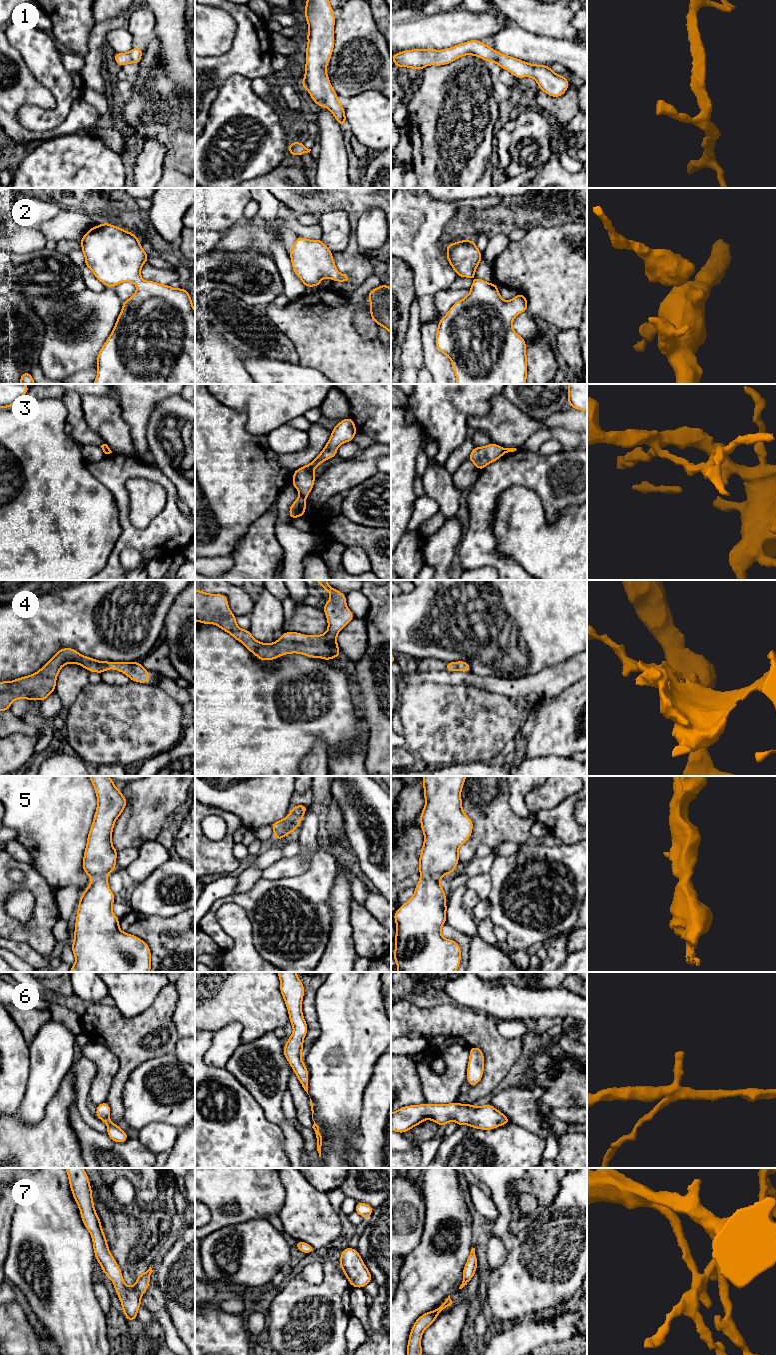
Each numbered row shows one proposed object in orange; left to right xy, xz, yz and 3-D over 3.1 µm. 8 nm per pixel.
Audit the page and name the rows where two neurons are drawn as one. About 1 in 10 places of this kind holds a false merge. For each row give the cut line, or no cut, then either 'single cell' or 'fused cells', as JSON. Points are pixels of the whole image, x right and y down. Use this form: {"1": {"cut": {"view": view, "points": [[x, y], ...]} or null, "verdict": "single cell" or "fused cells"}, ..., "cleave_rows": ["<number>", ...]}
{"1": {"cut": null, "verdict": "single cell"}, "2": {"cut": null, "verdict": "single cell"}, "3": {"cut": {"view": "xz", "points": [[300, 495], [305, 497]]}, "verdict": "fused cells"}, "4": {"cut": null, "verdict": "single cell"}, "5": {"cut": null, "verdict": "single cell"}, "6": {"cut": null, "verdict": "single cell"}, "7": {"cut": null, "verdict": "single cell"}, "cleave_rows": ["3"]}

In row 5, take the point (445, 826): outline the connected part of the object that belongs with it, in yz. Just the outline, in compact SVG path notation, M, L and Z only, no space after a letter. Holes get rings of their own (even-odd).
M424 776L424 806L420 815L420 824L424 834L424 843L420 852L420 879L415 887L414 895L394 913L396 922L395 950L393 958L399 972L455 972L461 961L461 948L452 939L445 939L441 935L441 928L446 924L447 904L446 893L440 885L440 880L446 874L453 874L459 863L459 847L472 834L473 822L462 809L461 790L467 776Z

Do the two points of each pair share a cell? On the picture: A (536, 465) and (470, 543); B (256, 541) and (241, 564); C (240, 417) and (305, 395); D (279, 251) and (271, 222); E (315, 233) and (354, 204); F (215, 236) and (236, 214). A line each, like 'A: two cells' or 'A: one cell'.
A: one cell
B: one cell
C: two cells
D: one cell
E: two cells
F: two cells

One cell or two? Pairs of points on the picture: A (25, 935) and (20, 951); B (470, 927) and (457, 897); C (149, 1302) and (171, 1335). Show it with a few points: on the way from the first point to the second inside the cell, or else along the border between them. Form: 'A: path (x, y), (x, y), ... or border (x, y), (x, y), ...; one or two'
A: border (10, 939), (16, 942), (24, 942), (43, 955); two
B: path (463, 920), (457, 914), (457, 904); one
C: path (157, 1310), (163, 1316), (168, 1327); one

